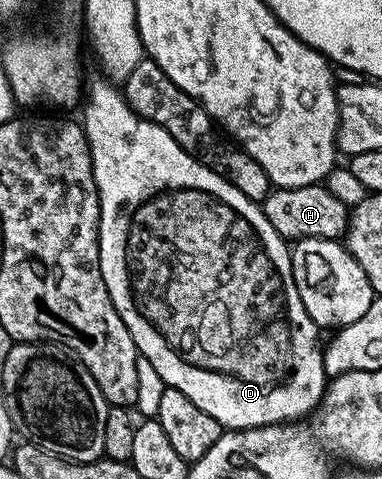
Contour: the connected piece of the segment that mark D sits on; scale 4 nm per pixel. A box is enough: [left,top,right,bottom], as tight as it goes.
[82,78,326,430]

